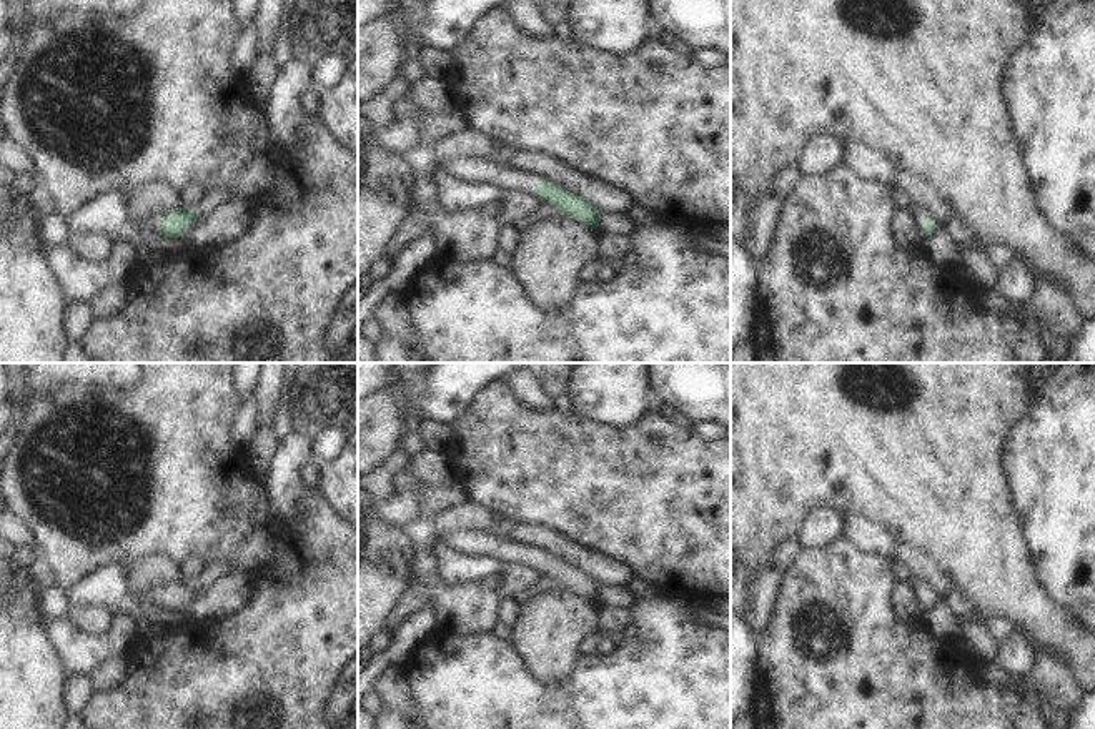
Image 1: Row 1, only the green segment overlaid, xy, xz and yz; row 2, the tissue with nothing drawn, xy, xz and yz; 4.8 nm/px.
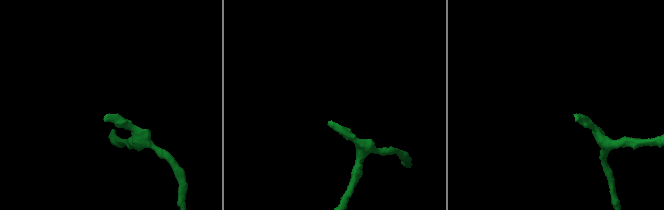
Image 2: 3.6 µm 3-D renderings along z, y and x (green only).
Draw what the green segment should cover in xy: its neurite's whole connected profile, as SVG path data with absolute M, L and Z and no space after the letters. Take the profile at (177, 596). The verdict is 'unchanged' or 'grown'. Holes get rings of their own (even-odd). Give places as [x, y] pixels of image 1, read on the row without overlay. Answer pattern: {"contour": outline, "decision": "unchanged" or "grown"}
{"contour": "M175 584L168 591L161 593L153 589L150 593L140 593L131 588L130 596L140 604L148 608L161 608L165 606L170 611L178 611L185 608L193 594L198 591L198 584Z", "decision": "grown"}

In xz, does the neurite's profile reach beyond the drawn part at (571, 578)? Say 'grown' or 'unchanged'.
grown

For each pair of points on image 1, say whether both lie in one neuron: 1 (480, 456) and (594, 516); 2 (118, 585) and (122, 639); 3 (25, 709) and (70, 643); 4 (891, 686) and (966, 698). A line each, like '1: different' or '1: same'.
1: same
2: different
3: different
4: same

